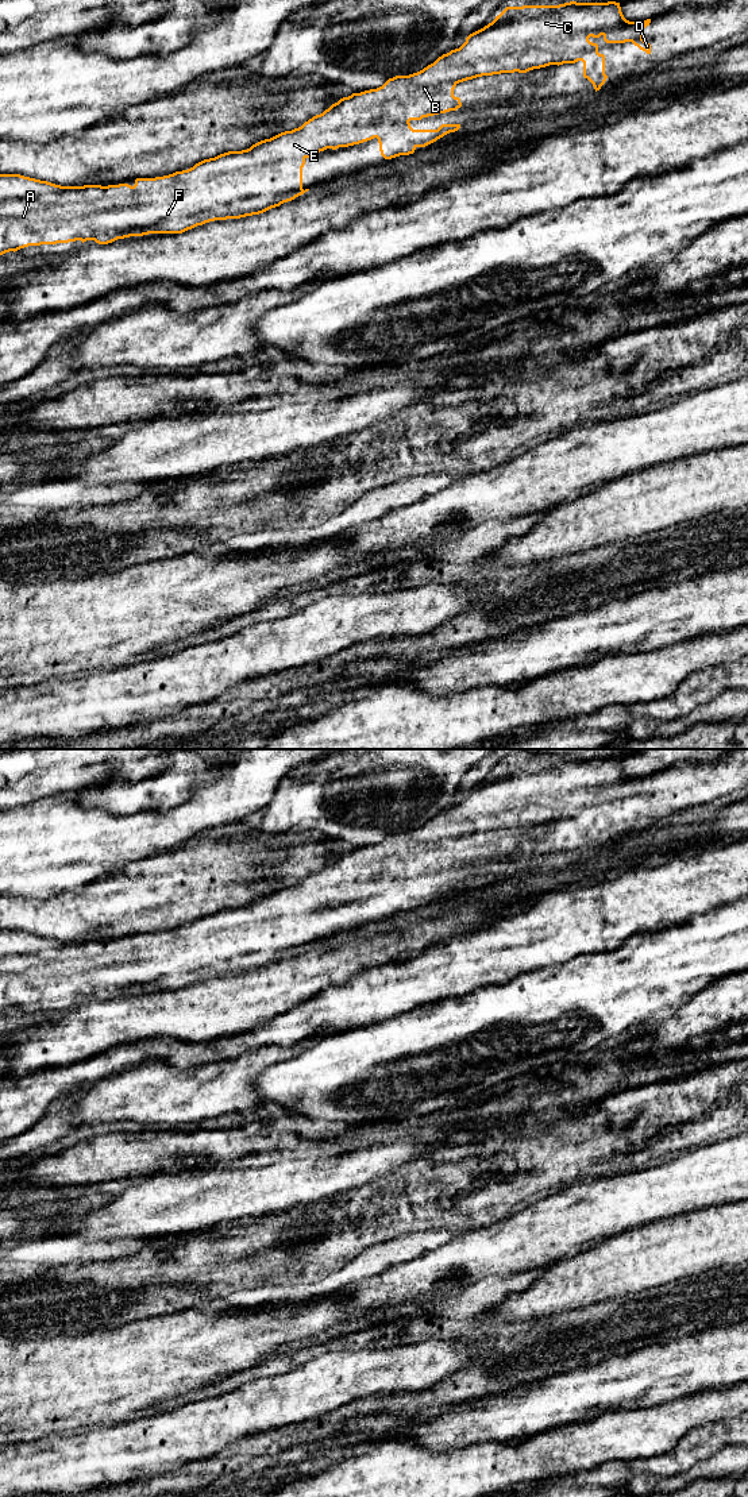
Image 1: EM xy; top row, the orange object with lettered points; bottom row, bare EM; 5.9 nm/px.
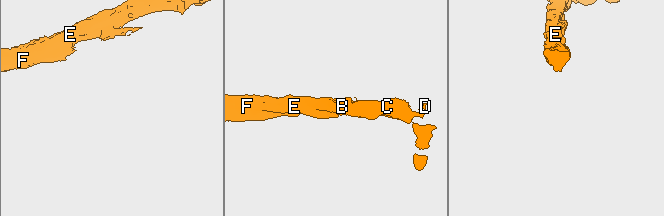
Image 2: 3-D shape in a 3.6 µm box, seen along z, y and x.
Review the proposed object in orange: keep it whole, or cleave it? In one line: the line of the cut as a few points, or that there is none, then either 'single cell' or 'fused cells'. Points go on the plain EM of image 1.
cut none; single cell

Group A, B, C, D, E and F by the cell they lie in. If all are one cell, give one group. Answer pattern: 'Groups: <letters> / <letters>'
Groups: A B C D E F

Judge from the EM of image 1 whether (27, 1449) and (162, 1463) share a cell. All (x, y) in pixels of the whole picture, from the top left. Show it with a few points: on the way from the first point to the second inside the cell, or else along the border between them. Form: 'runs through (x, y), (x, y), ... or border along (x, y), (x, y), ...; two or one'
runs through (61, 1458), (128, 1458); one

